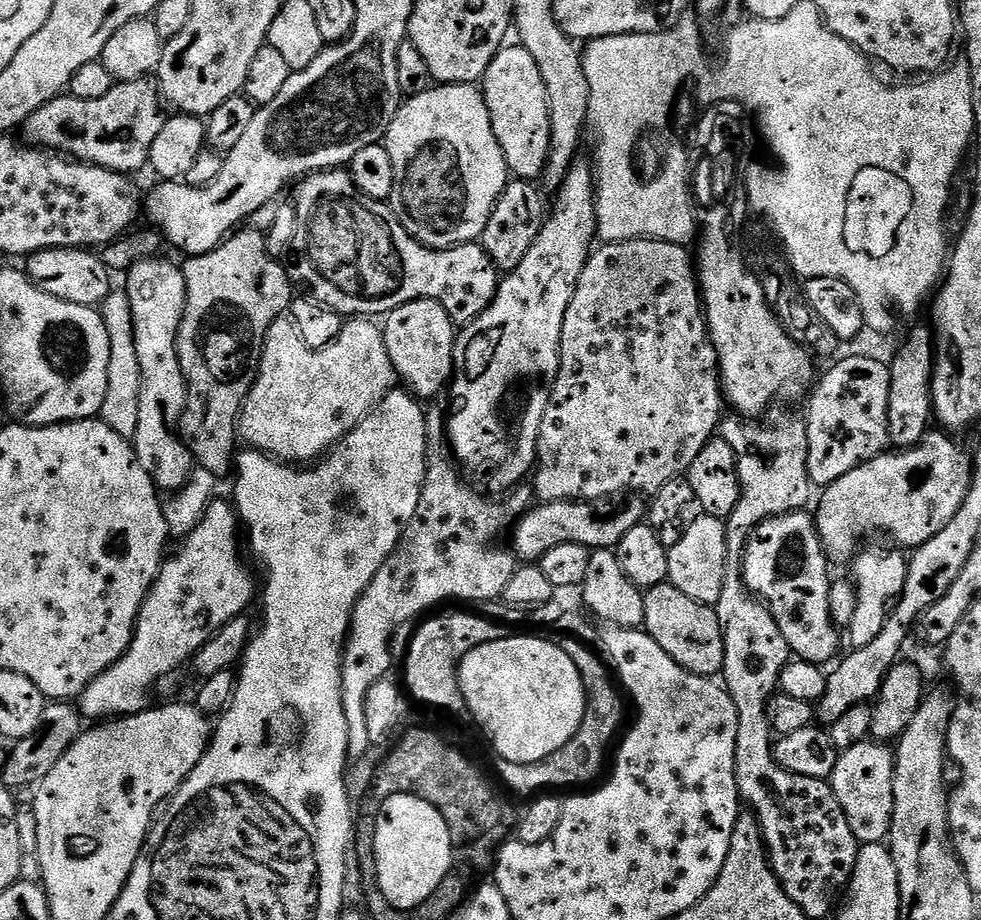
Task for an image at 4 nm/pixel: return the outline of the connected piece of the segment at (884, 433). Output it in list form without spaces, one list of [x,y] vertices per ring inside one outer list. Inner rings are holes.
[[[872,356],[837,359],[824,377],[815,381],[806,411],[808,477],[817,489],[838,482],[858,465],[881,455],[889,447],[890,370],[885,361]]]

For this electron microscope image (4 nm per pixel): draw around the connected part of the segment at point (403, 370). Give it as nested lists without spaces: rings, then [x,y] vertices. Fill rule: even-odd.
[[[415,300],[409,304],[403,304],[387,313],[382,324],[386,350],[390,354],[390,362],[394,366],[397,377],[402,381],[403,387],[421,401],[427,402],[431,396],[436,396],[440,391],[445,391],[446,385],[452,378],[452,359],[456,349],[457,325],[452,323],[446,310],[438,302],[433,300]]]

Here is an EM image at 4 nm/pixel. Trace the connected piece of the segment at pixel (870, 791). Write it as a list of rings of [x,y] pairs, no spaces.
[[[869,738],[858,746],[843,749],[836,757],[836,765],[830,777],[834,798],[854,830],[854,838],[861,846],[884,844],[894,818],[894,766],[896,758],[887,743]]]

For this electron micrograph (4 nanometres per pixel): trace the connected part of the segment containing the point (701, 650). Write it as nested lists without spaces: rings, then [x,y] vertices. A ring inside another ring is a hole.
[[[667,582],[647,589],[644,592],[646,618],[644,628],[688,672],[699,676],[716,678],[724,670],[724,635],[722,626],[716,617],[713,605],[694,602],[694,598],[686,598],[682,590]]]

